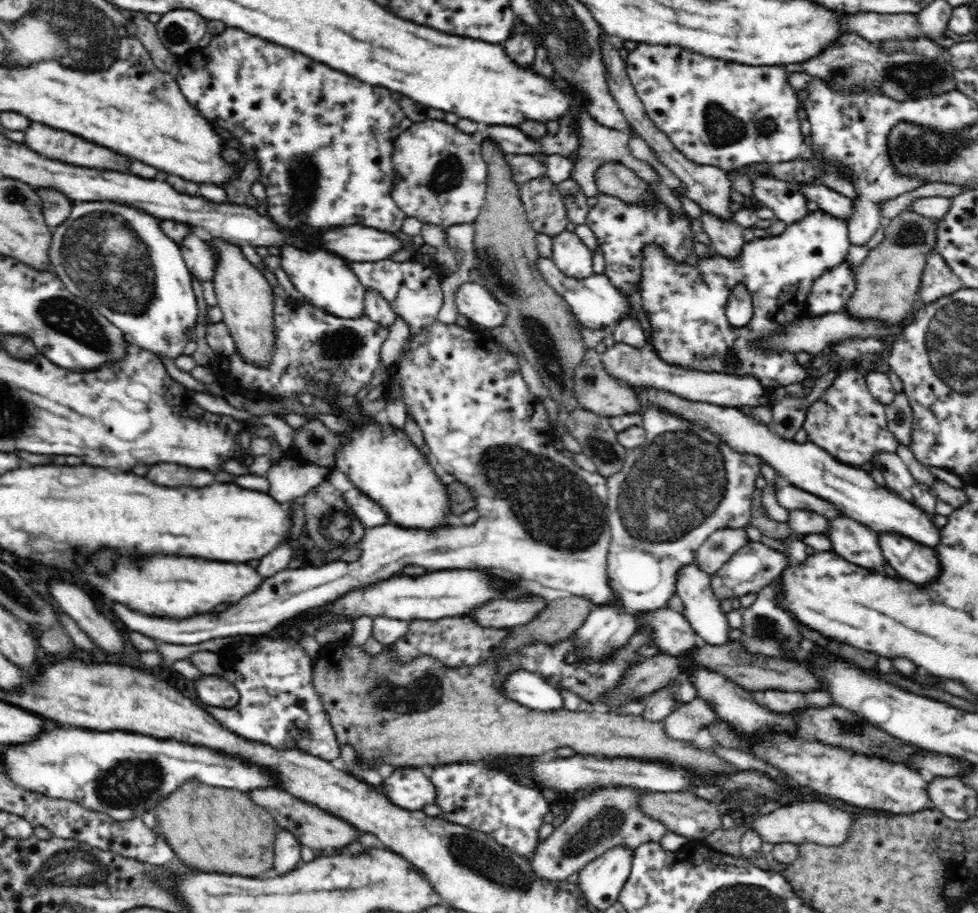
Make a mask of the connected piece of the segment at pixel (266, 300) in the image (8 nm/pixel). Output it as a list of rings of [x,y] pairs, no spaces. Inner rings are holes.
[[[214,237],[210,242],[216,253],[216,272],[211,282],[214,285],[217,306],[223,313],[223,323],[230,329],[230,335],[236,343],[240,355],[257,368],[266,368],[270,364],[274,348],[274,302],[273,287],[264,278],[262,272],[251,264],[241,252],[241,248],[226,240]]]

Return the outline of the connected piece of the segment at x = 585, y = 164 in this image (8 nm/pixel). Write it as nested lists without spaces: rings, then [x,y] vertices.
[[[579,107],[571,108],[580,124],[580,134],[582,134],[581,145],[577,149],[577,158],[573,162],[573,167],[570,173],[572,180],[576,180],[581,191],[587,196],[597,196],[597,184],[595,181],[596,169],[605,162],[618,161],[632,169],[640,178],[644,179],[650,186],[657,198],[664,204],[668,205],[670,211],[676,213],[684,213],[684,216],[688,214],[682,208],[682,203],[678,197],[674,196],[668,186],[660,179],[658,173],[654,170],[654,167],[650,166],[643,160],[638,160],[628,147],[630,134],[626,131],[614,130],[613,128],[606,128],[606,126],[600,126],[598,122],[594,122],[592,118]]]

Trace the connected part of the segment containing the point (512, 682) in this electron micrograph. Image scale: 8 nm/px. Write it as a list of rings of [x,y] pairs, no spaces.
[[[516,670],[502,682],[506,697],[534,710],[551,712],[564,708],[564,698],[556,687],[537,672]]]

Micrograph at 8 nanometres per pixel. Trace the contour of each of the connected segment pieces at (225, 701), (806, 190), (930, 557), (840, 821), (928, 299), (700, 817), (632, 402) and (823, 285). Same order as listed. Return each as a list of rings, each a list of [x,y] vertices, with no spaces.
[[[205,675],[195,680],[198,698],[210,706],[218,708],[234,708],[238,704],[237,688],[222,676]]]
[[[820,184],[800,186],[800,192],[810,200],[816,202],[820,211],[831,214],[836,218],[848,220],[854,212],[853,199],[838,194],[835,190]]]
[[[880,533],[878,537],[884,558],[900,578],[925,585],[939,577],[940,561],[934,548],[896,533]]]
[[[823,801],[796,802],[792,805],[782,806],[773,812],[759,816],[752,825],[752,829],[760,834],[762,842],[780,844],[790,842],[794,844],[820,844],[824,847],[838,847],[848,838],[852,824],[852,816],[847,811]]]
[[[931,251],[926,255],[926,265],[918,288],[918,300],[925,305],[934,303],[944,296],[954,294],[962,287],[961,278],[954,274],[940,254]]]
[[[692,792],[650,793],[639,800],[639,809],[652,820],[659,820],[669,831],[685,836],[689,841],[704,839],[711,832],[721,828],[721,816],[716,802],[710,803]]]
[[[588,349],[585,352],[582,364],[576,368],[574,377],[576,377],[576,380],[573,393],[579,402],[580,408],[584,410],[606,417],[624,416],[643,410],[632,387],[610,377],[605,370],[601,354],[594,349]]]
[[[845,261],[816,279],[808,294],[810,315],[842,312],[856,290],[856,270]]]

